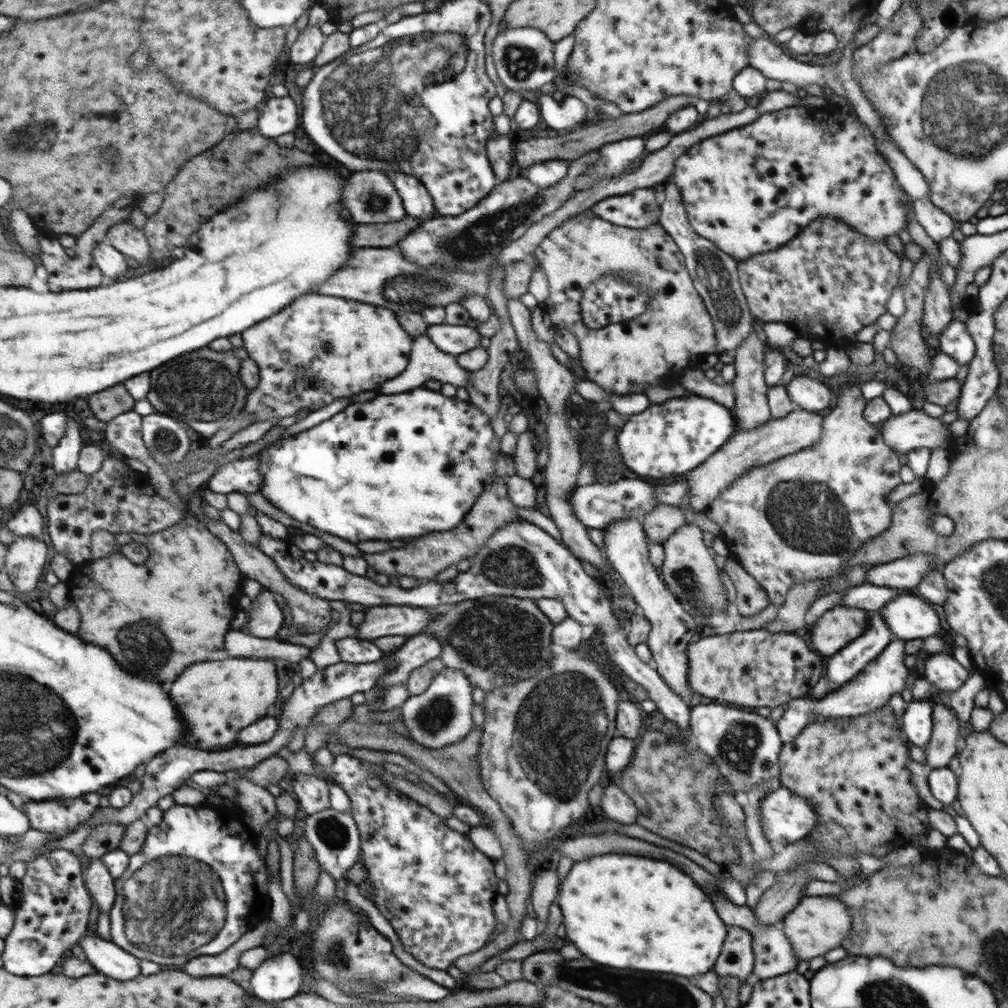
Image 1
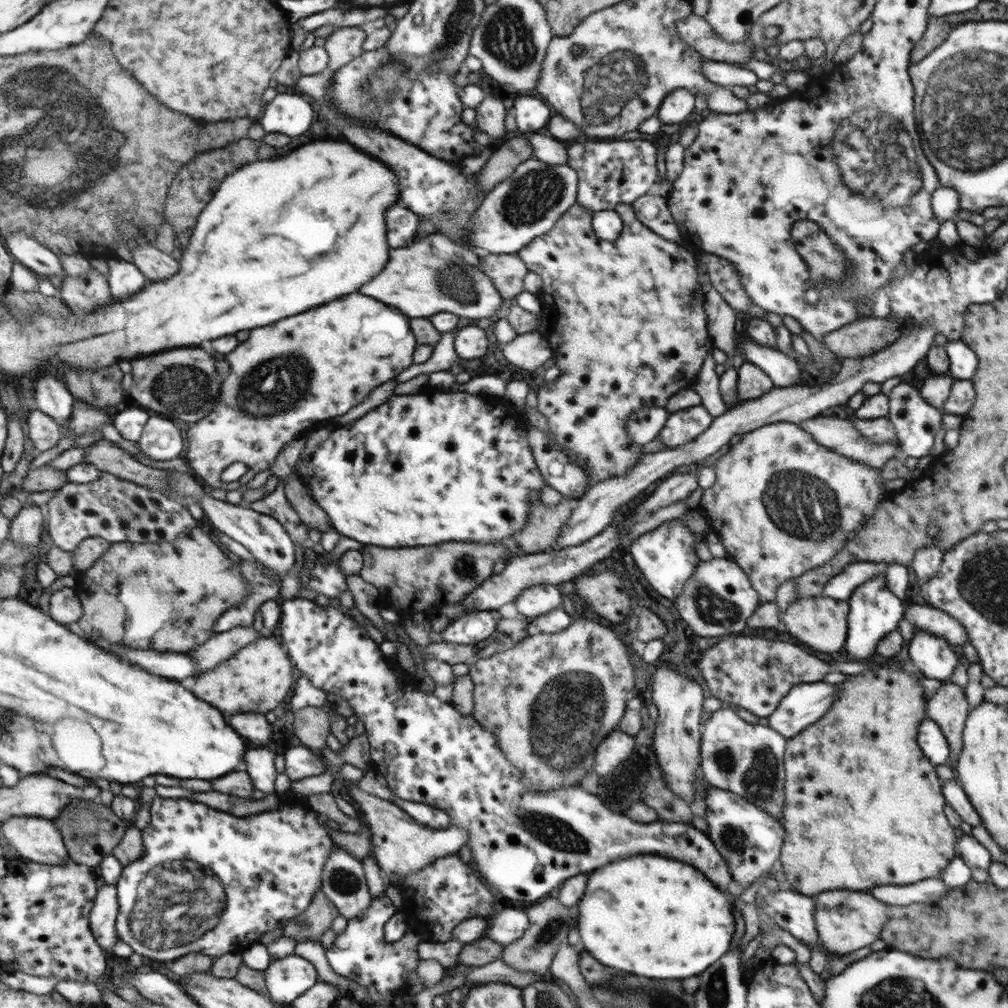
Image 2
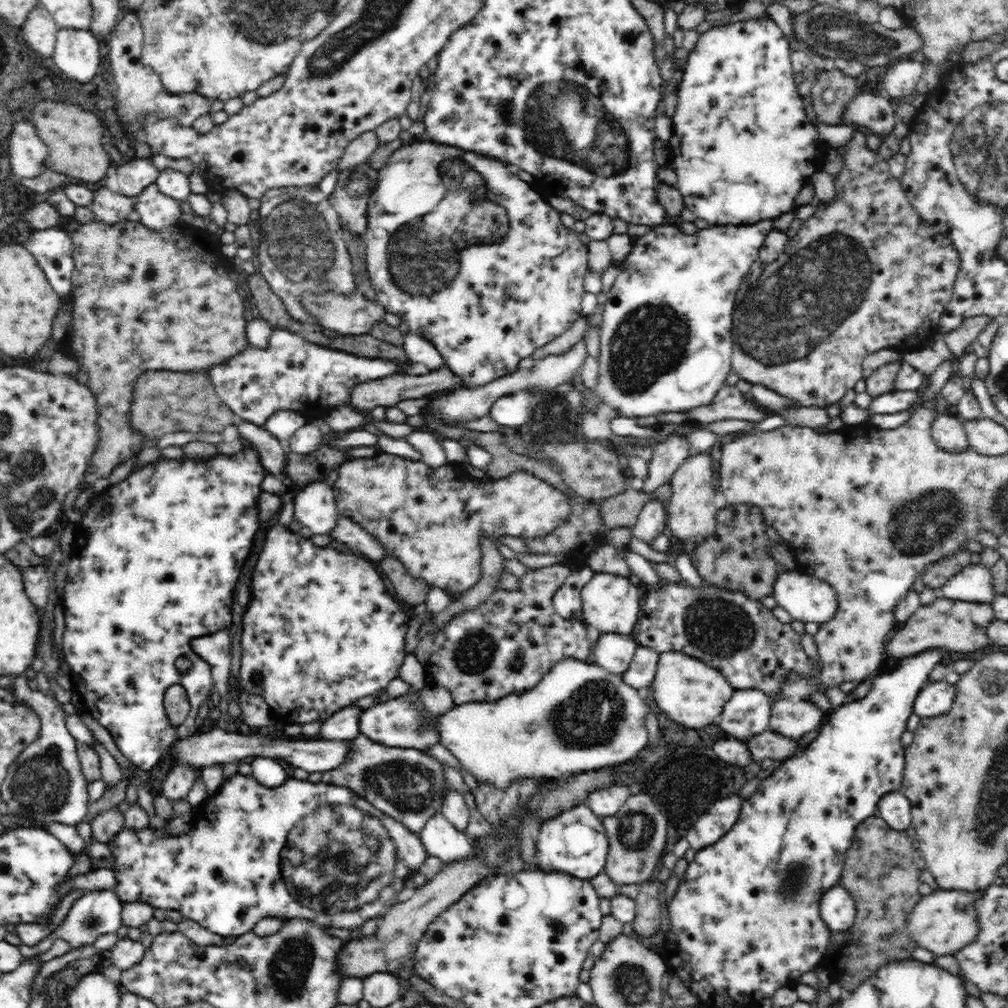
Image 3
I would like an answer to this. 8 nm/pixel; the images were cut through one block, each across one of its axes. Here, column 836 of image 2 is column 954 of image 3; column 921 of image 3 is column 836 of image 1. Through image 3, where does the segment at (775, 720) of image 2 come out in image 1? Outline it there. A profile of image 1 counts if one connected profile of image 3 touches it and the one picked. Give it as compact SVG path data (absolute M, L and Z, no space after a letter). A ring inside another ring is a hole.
M893 638L892 642L884 648L883 654L870 661L864 671L860 672L858 676L854 676L851 682L836 688L836 690L830 690L820 700L814 700L811 695L790 700L783 716L777 722L780 736L788 743L793 742L792 740L796 739L810 724L812 713L819 720L827 717L864 716L864 714L879 710L880 706L885 706L894 694L905 694L906 680L913 674L912 670L904 665L904 658L907 655L906 647L904 639Z

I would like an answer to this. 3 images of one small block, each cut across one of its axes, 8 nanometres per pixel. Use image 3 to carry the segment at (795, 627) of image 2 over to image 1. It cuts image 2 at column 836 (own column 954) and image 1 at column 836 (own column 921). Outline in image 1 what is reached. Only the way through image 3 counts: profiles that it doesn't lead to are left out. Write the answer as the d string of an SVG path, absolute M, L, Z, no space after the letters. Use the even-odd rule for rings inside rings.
M834 607L810 626L812 646L826 658L836 655L868 628L866 609Z

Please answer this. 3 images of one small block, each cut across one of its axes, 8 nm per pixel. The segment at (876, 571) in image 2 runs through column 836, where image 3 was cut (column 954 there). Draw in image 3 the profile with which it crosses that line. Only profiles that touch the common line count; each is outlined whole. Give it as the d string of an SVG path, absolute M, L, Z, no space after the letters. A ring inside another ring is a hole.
M969 564L951 576L938 591L939 597L965 602L991 604L998 593L992 588L991 569L982 564Z

